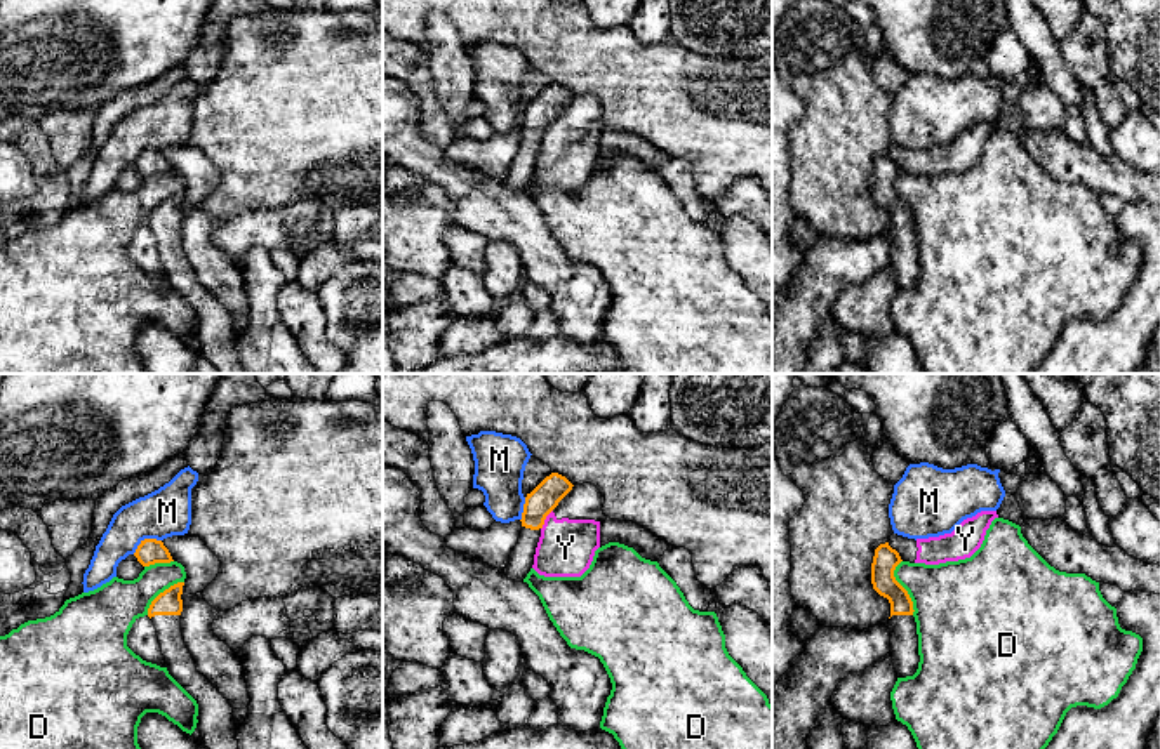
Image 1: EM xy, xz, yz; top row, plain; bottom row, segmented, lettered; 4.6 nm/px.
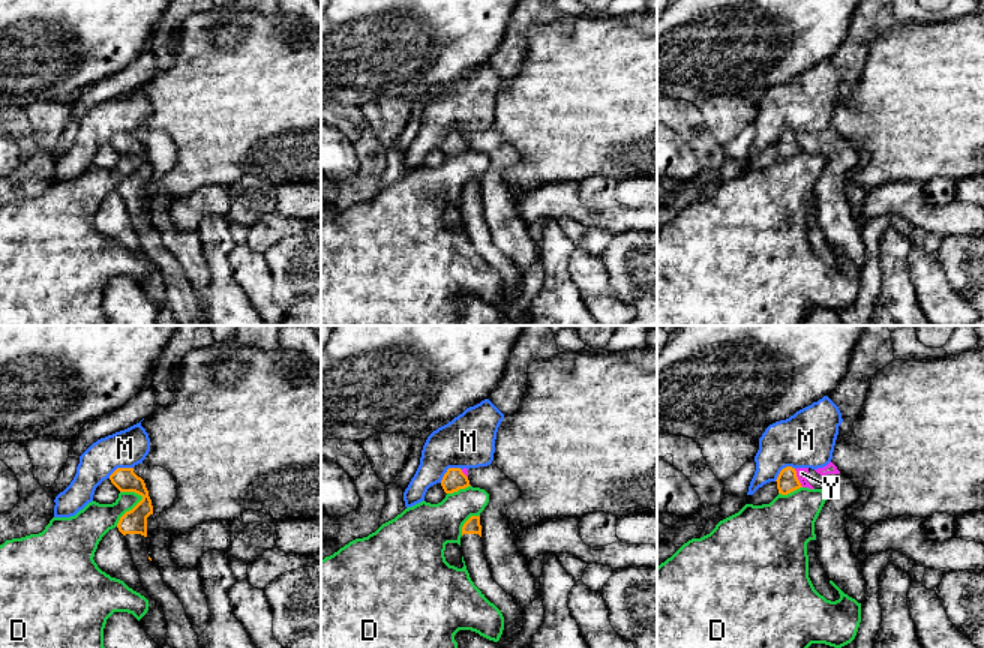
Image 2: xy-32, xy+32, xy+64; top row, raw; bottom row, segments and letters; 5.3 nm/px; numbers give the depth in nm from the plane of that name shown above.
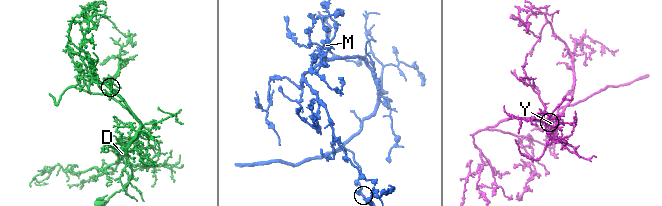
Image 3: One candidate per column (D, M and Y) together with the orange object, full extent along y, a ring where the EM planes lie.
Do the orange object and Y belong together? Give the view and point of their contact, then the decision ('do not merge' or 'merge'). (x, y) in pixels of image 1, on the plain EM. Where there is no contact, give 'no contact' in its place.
xz (545, 129) | do not merge

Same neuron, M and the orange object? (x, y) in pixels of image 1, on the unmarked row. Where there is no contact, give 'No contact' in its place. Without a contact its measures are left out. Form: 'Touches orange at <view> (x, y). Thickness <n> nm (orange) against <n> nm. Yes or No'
Touches orange at xy (145, 150). Thickness 120 nm (orange) against 220 nm. No

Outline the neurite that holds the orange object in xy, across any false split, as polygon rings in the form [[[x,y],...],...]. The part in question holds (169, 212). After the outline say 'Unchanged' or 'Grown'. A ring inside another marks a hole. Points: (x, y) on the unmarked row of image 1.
[[[177,193],[160,203],[148,219],[157,240],[169,285],[197,311],[195,351],[209,358],[219,374],[245,374],[238,361],[233,318],[219,301],[197,282],[181,243],[183,196]]]. Grown

